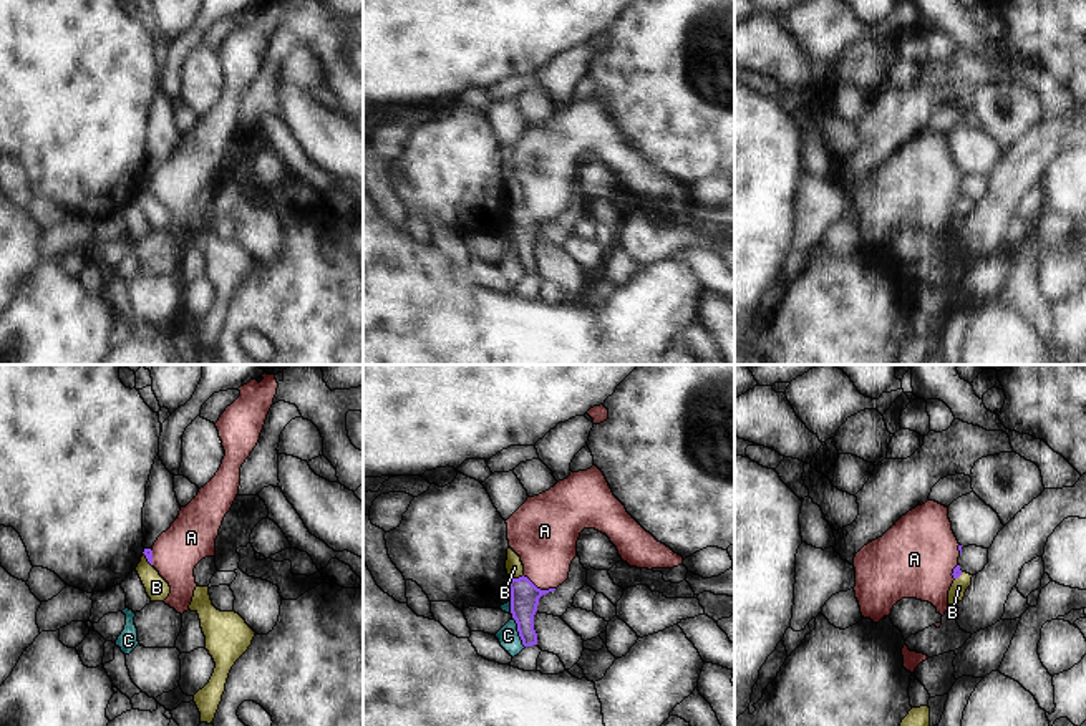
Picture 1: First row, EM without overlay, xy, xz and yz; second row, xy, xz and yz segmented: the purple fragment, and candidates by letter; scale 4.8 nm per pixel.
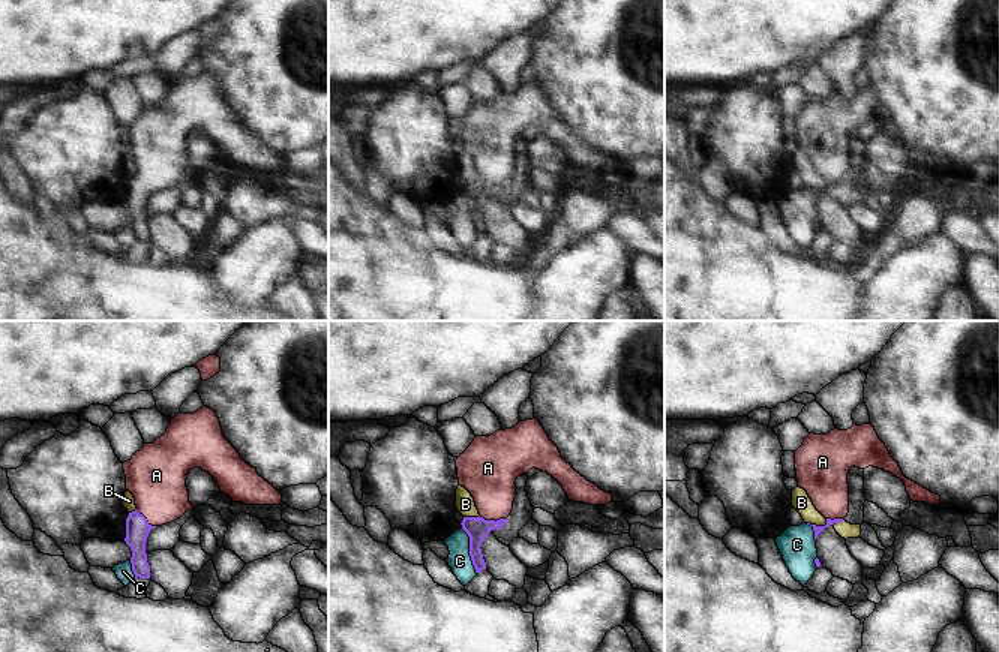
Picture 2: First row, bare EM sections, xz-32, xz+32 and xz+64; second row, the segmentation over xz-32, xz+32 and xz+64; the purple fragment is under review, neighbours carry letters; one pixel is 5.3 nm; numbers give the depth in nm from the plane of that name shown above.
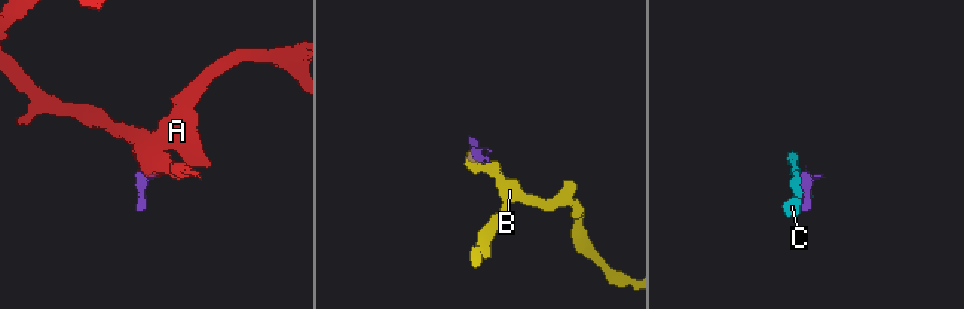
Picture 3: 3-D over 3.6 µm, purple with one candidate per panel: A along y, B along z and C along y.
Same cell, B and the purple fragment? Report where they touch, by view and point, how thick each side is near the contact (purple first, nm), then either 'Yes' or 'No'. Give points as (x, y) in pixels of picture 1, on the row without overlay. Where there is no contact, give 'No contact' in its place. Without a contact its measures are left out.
Touches purple at xz (516, 208). Thickness 140 nm (purple) against 90 nm. No

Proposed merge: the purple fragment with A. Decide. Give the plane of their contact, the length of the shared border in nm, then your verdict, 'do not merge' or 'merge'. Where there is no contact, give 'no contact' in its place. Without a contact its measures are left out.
meets purple in xz; contact 170 nm long; merge

